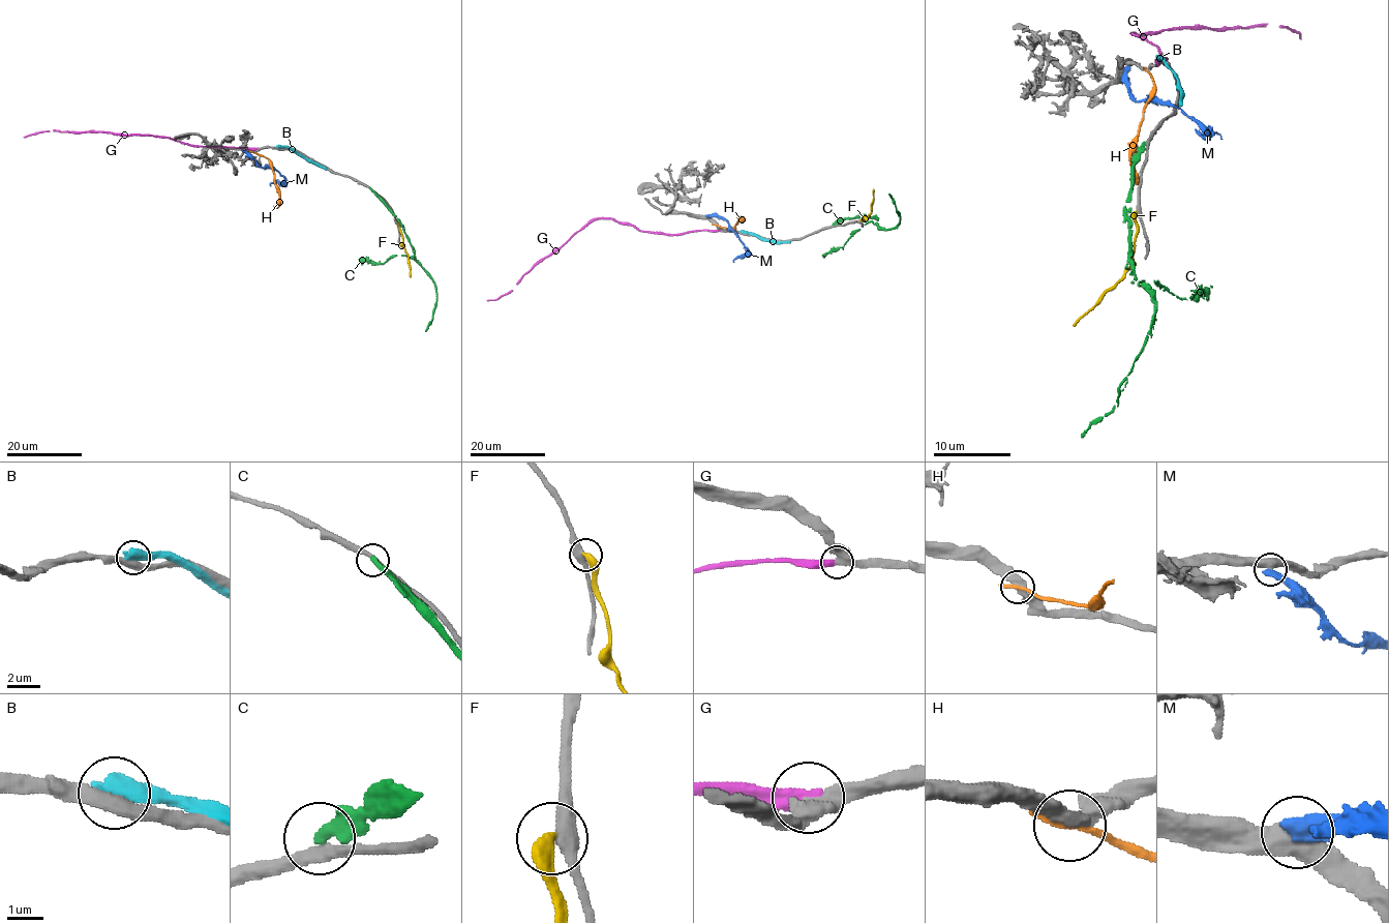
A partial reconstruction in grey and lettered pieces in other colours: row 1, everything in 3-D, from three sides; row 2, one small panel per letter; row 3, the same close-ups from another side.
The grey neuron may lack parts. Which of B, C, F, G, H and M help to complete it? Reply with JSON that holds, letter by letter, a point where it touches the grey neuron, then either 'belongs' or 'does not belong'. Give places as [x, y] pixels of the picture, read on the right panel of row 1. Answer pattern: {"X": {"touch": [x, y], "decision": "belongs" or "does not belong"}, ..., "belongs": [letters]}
{"B": {"touch": [1159, 59], "decision": "does not belong"}, "C": {"touch": [1144, 144], "decision": "does not belong"}, "F": {"touch": [1136, 212], "decision": "does not belong"}, "G": {"touch": [1157, 63], "decision": "belongs"}, "H": {"touch": [1145, 69], "decision": "does not belong"}, "M": {"touch": [1127, 66], "decision": "does not belong"}, "belongs": ["G"]}

